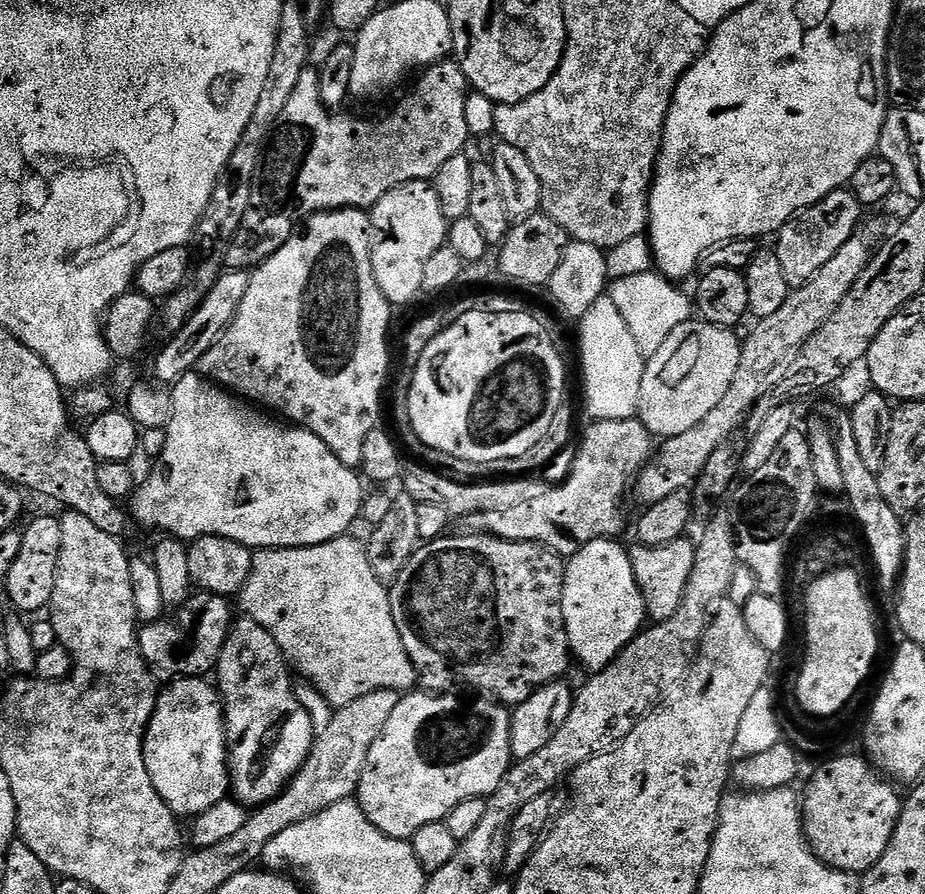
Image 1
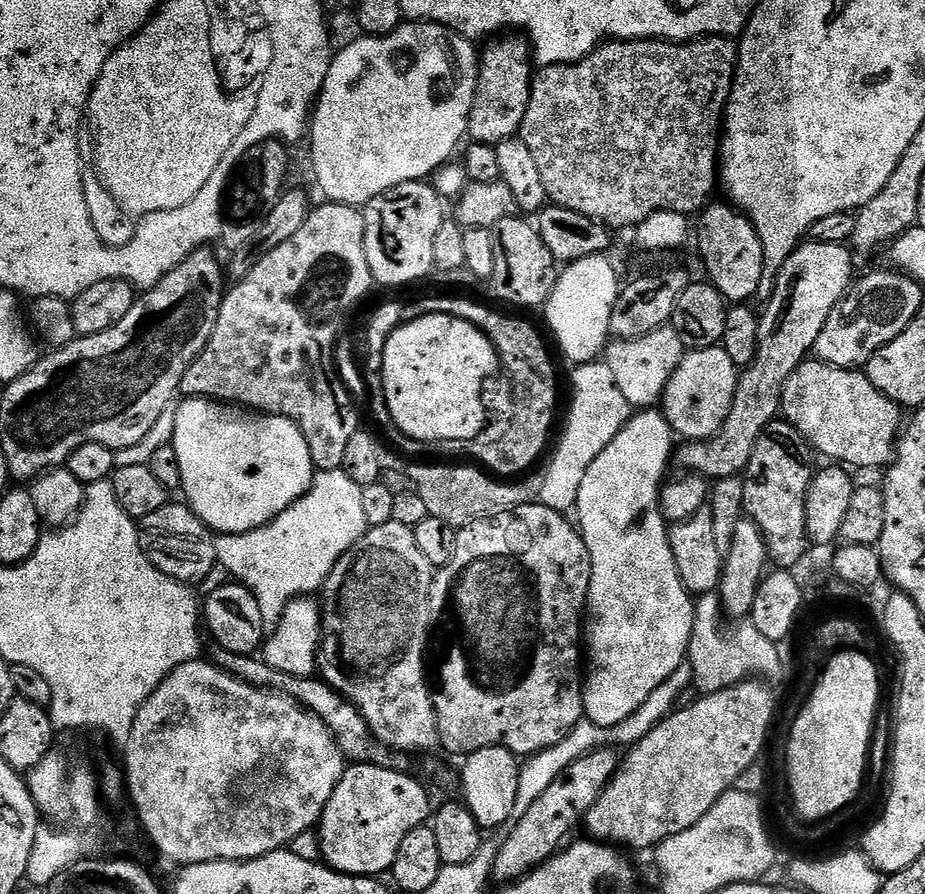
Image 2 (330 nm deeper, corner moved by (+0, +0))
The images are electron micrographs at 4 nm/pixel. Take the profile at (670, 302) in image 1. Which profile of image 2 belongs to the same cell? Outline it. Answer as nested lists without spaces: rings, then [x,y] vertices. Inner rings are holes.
[[[665,326],[633,340],[613,339],[603,353],[602,360],[614,374],[626,402],[636,410],[652,410],[663,401],[668,379],[679,366],[685,351],[682,338],[678,338],[678,330]]]

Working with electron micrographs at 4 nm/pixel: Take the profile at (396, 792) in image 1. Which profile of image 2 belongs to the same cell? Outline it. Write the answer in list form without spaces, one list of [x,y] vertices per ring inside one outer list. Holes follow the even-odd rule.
[[[377,764],[345,767],[318,825],[320,860],[327,867],[347,876],[380,878],[383,872],[384,875],[391,873],[402,838],[406,838],[410,830],[421,827],[429,815],[428,796],[423,786],[400,771]]]

